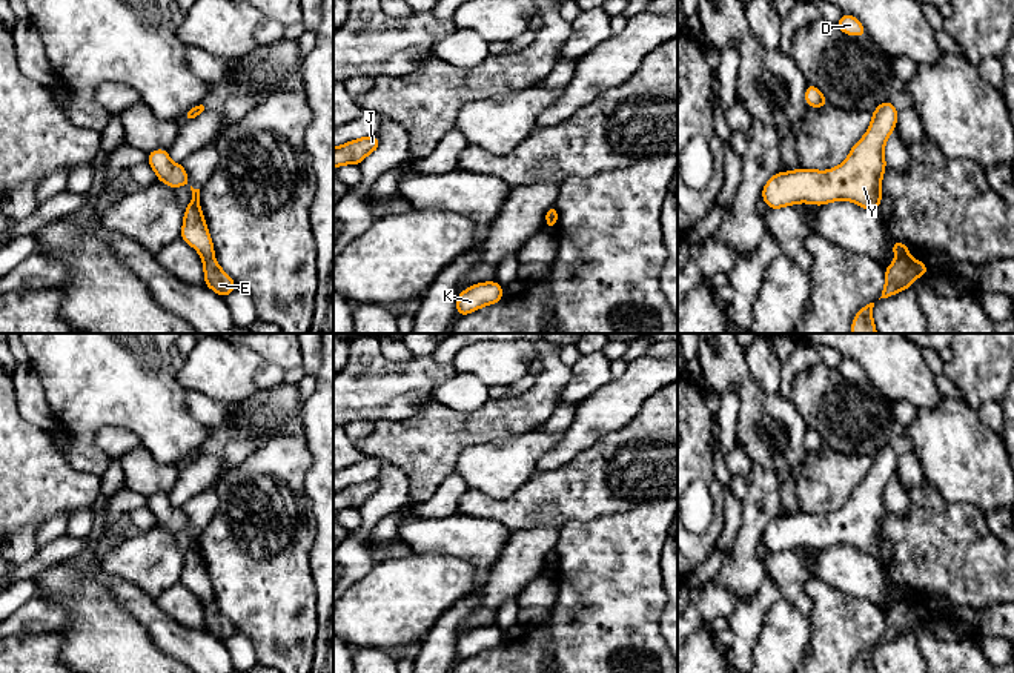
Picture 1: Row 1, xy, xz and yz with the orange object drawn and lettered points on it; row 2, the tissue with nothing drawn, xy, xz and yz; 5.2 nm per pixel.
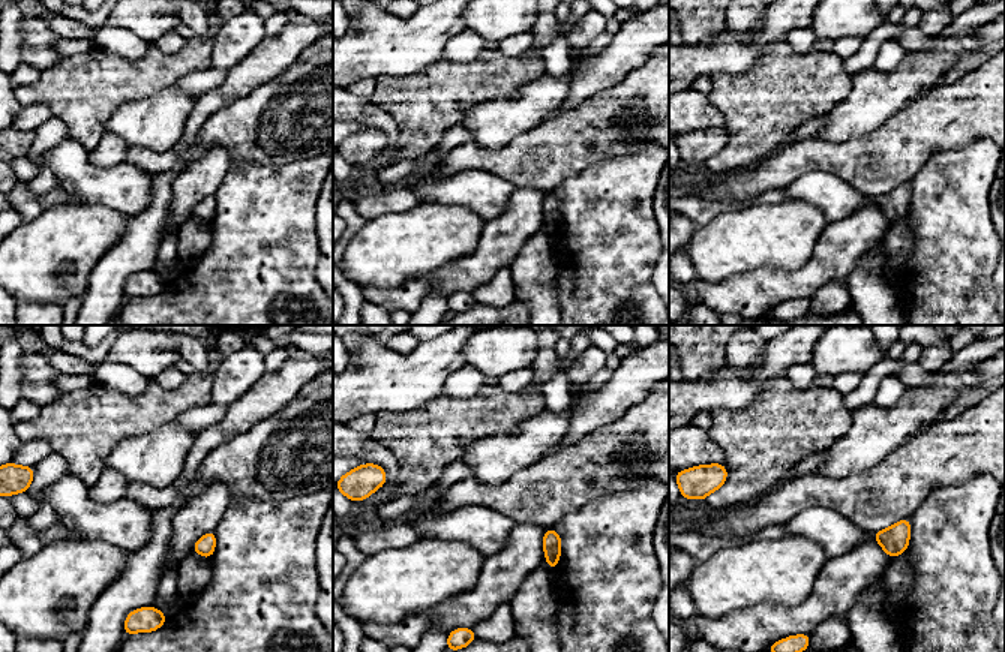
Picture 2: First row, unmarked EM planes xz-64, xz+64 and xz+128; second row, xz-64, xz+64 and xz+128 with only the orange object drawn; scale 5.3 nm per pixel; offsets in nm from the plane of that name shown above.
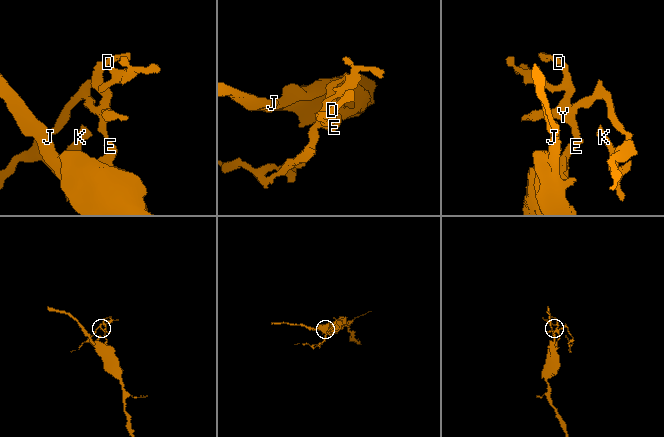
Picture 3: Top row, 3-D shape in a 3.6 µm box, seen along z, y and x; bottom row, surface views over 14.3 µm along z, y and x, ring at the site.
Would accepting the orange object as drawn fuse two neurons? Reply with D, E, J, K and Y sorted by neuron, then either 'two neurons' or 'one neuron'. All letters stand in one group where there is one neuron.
groups D K Y / E J; two neurons

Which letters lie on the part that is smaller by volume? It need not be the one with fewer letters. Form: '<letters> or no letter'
D, K, Y

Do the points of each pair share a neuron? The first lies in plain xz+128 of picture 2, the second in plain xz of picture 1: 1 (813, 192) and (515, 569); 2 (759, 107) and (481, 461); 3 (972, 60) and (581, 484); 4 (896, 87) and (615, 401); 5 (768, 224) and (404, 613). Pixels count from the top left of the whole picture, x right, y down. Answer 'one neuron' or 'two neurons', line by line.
1: two neurons
2: two neurons
3: two neurons
4: two neurons
5: one neuron

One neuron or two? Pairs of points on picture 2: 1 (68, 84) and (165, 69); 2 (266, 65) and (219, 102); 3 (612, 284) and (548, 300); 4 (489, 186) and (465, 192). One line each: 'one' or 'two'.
1: one
2: one
3: two
4: one

